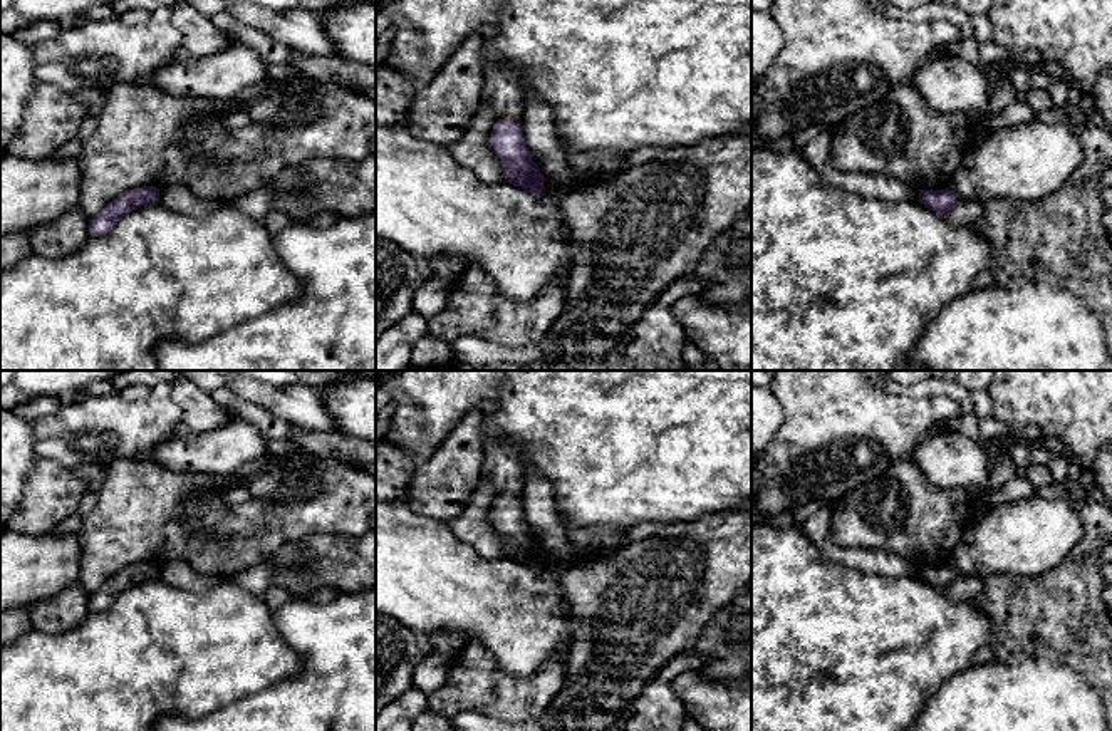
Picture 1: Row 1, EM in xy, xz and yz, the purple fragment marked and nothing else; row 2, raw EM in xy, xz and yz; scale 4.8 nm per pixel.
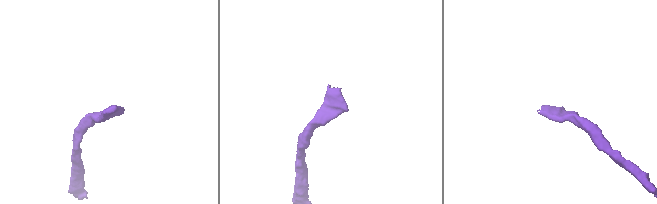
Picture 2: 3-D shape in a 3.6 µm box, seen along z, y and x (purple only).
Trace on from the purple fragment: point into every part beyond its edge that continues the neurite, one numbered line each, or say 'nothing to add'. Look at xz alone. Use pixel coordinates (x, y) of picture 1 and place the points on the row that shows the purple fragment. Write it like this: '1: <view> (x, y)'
1: xz (502, 86)

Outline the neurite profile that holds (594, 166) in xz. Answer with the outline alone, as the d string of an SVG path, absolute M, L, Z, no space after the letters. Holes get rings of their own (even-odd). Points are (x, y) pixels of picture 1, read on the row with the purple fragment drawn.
M565 141L560 143L570 169L582 176L587 181L587 186L614 179L629 169L626 153L577 151Z

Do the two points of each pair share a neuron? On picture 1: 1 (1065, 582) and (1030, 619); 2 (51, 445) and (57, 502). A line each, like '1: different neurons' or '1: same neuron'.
1: same neuron
2: different neurons

